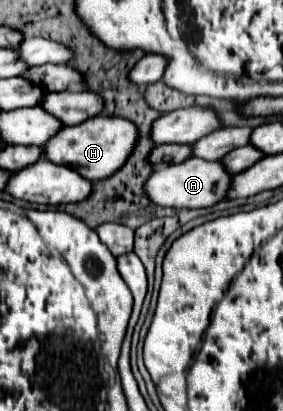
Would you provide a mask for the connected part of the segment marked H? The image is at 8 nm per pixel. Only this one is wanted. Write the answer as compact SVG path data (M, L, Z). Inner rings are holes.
M96 116L76 126L64 126L50 140L50 144L44 146L44 158L62 166L76 168L80 176L96 182L118 172L130 158L136 142L138 142L138 128L130 120L116 116Z

